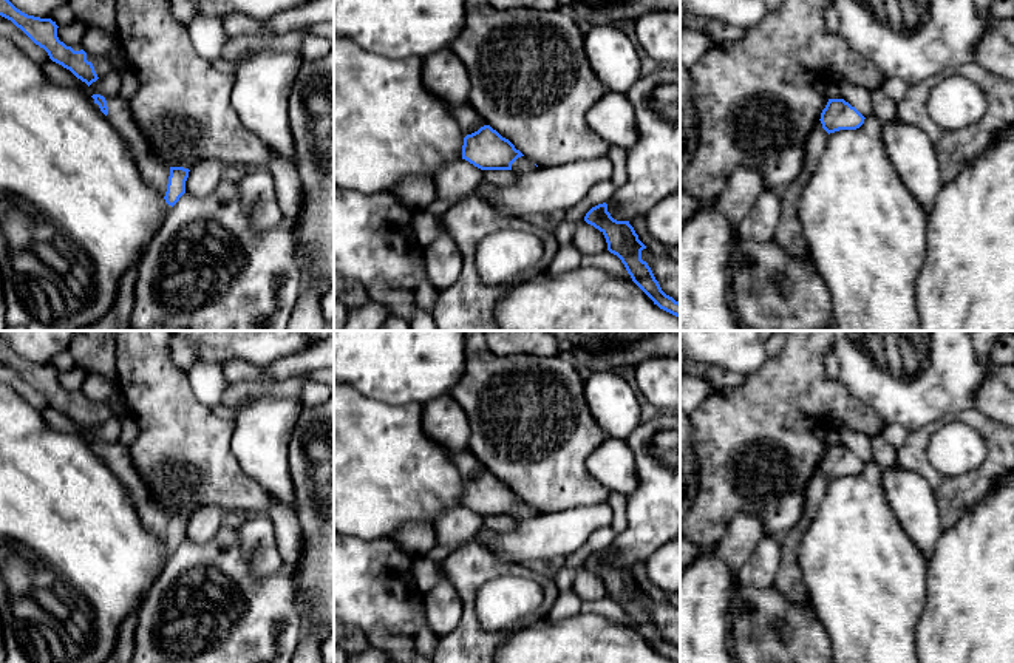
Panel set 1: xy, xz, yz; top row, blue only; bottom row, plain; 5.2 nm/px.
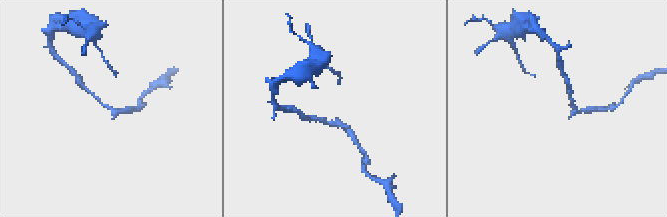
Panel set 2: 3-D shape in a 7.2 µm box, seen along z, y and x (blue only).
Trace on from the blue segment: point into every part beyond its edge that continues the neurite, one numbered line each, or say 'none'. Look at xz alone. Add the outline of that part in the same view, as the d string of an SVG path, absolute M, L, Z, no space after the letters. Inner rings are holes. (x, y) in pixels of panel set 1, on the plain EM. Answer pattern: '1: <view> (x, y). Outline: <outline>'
1: xz (469, 467). Outline: M467 448L462 451L454 451L453 462L464 482L471 481L487 471L487 468Z

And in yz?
1: yz (789, 580). Outline: M818 467L807 487L807 501L799 524L787 535L781 536L782 542L782 563L776 573L773 586L788 600L799 606L807 603L807 590L801 569L798 566L796 553L799 541L810 525L810 521L818 513L818 508L825 496L829 479Z

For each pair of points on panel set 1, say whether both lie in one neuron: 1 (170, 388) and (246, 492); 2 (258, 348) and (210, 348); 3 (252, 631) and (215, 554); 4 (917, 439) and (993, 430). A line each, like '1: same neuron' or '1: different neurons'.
1: same neuron
2: same neuron
3: same neuron
4: same neuron

